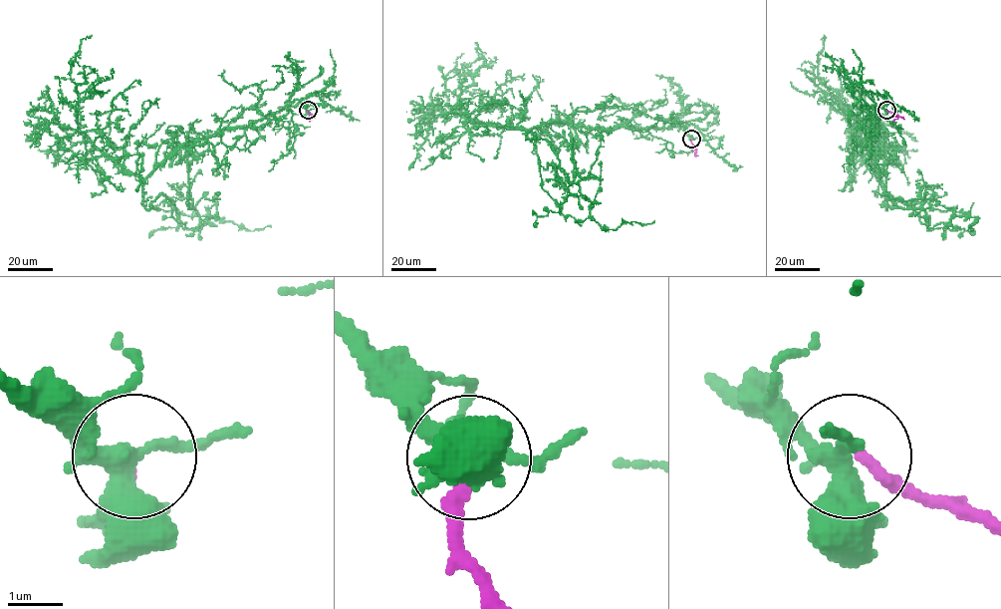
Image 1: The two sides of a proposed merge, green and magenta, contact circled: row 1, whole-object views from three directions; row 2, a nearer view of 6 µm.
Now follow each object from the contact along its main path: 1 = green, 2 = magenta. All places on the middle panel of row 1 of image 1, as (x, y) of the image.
1: (691, 139), (679, 127), (482, 126), (463, 116), (454, 69), (475, 76)
2: (691, 139), (694, 153), (698, 155)

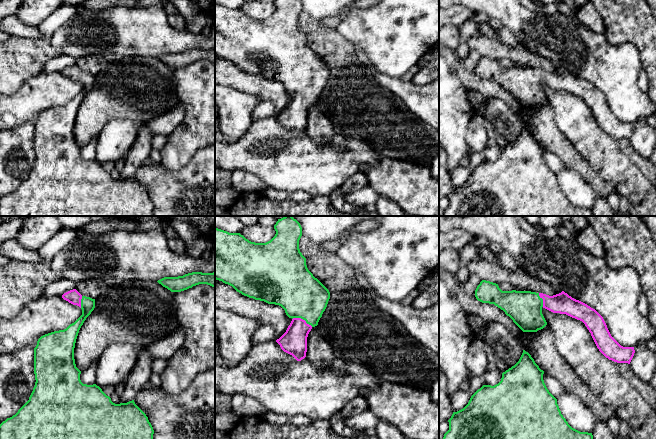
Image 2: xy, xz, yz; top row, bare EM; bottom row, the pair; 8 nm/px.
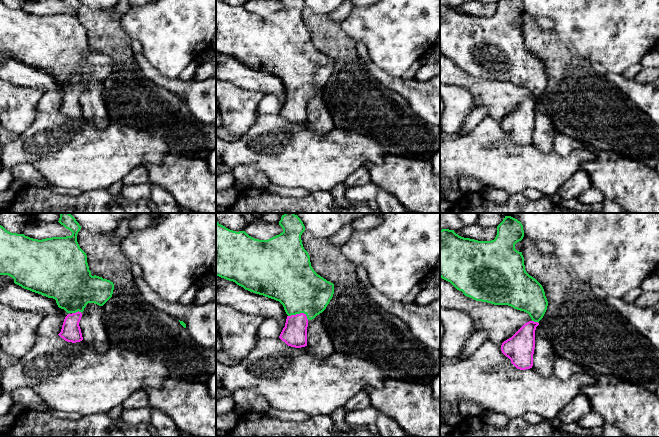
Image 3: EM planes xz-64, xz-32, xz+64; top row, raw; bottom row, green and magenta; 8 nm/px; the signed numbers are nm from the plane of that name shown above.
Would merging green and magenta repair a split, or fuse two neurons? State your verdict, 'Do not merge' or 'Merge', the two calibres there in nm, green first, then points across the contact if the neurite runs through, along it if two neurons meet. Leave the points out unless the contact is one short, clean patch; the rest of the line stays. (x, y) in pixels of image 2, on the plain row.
Merge. Thickness 360 nm (green) against 200 nm. Path across: xz (294, 64), (302, 75), (302, 94), (302, 99), (294, 117)

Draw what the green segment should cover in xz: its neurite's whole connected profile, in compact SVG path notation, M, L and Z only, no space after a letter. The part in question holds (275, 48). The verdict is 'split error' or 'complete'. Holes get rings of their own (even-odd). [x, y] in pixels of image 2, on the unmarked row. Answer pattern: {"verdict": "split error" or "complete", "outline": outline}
{"verdict": "split error", "outline": "M275 0L275 12L266 19L255 19L240 9L229 9L215 4L215 55L232 62L237 68L255 76L281 82L292 95L286 108L276 116L281 125L297 137L306 133L307 113L311 105L318 101L330 75L329 66L313 52L306 41L306 34L299 25L302 12L300 0Z"}

